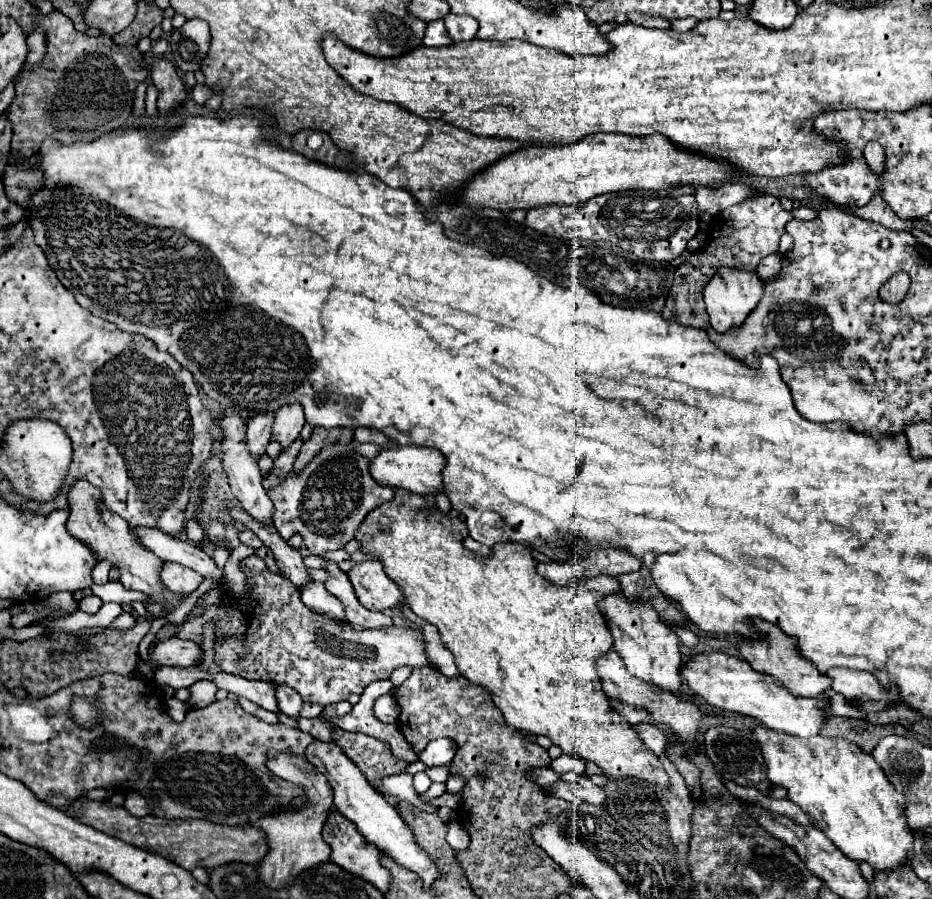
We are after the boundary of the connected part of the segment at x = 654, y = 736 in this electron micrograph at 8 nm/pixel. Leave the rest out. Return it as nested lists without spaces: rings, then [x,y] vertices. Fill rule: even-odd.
[[[638,723],[638,725],[634,725],[636,729],[638,729],[638,733],[642,735],[642,737],[648,737],[648,741],[646,741],[646,745],[648,747],[654,747],[654,745],[660,745],[660,751],[664,753],[664,747],[666,747],[666,735],[656,727],[656,725],[648,725],[648,723]]]

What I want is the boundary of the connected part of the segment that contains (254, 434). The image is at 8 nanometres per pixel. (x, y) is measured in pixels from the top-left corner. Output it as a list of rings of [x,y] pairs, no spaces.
[[[254,415],[248,421],[246,429],[246,441],[248,441],[248,451],[252,457],[258,461],[270,443],[270,427],[274,423],[274,415]]]

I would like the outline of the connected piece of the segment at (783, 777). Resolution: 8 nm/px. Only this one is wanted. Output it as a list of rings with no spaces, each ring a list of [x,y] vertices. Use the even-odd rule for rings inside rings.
[[[754,725],[752,735],[762,749],[768,779],[784,787],[788,799],[798,803],[846,857],[868,861],[874,869],[894,869],[908,863],[914,837],[904,817],[906,795],[888,783],[872,755],[840,737],[814,735],[812,741],[806,741],[764,725]]]

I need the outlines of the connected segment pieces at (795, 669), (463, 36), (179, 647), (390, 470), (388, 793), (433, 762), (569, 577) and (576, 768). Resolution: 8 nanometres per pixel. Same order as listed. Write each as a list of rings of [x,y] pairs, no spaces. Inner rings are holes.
[[[756,619],[756,627],[760,631],[766,631],[766,639],[756,643],[756,641],[746,641],[740,645],[740,653],[742,657],[760,673],[768,673],[772,677],[776,677],[778,681],[784,683],[784,687],[788,687],[788,691],[792,691],[794,695],[804,695],[804,697],[816,697],[816,695],[824,695],[830,687],[832,687],[832,681],[828,679],[828,675],[822,675],[816,671],[816,667],[802,659],[798,655],[798,649],[796,649],[796,639],[792,639],[790,635],[786,635],[784,631],[780,631],[776,625],[768,623],[768,621],[762,621],[762,619]]]
[[[448,13],[448,15],[444,17],[444,23],[446,23],[446,29],[448,29],[448,35],[450,35],[454,41],[470,41],[470,39],[476,37],[478,21],[476,21],[474,17]]]
[[[170,637],[166,641],[160,641],[154,647],[154,653],[150,657],[156,667],[172,665],[172,667],[194,667],[202,659],[202,649],[198,643]]]
[[[394,445],[390,449],[382,449],[374,459],[370,459],[370,475],[378,485],[386,487],[402,487],[406,491],[428,495],[442,491],[440,473],[446,465],[446,459],[440,451],[432,447],[416,447],[416,445]]]
[[[402,773],[402,775],[390,775],[390,777],[382,777],[376,785],[376,791],[380,791],[384,797],[388,799],[398,799],[398,801],[410,801],[412,805],[416,805],[418,809],[422,809],[427,813],[435,813],[437,809],[430,807],[420,799],[420,795],[416,793],[416,789],[412,787],[412,775]]]
[[[436,739],[430,741],[428,747],[420,753],[420,761],[428,767],[442,767],[448,765],[456,755],[456,743],[452,739]]]
[[[546,561],[546,563],[538,563],[538,573],[552,581],[554,585],[560,585],[560,587],[568,587],[572,585],[576,579],[580,577],[586,577],[582,575],[578,569],[574,569],[574,565],[570,567],[570,563],[556,563],[556,561]]]
[[[560,755],[558,759],[554,759],[552,761],[552,765],[550,765],[556,773],[568,773],[574,772],[581,775],[585,772],[586,762],[582,758],[572,757],[572,755]]]

